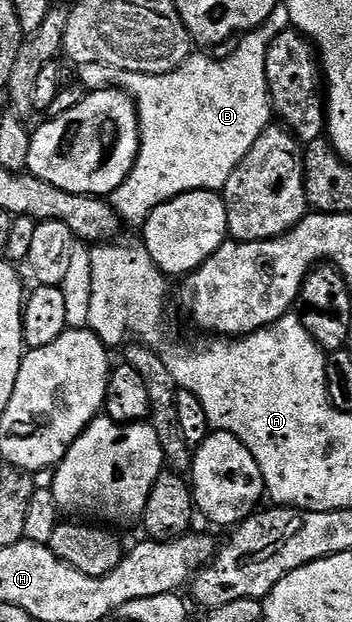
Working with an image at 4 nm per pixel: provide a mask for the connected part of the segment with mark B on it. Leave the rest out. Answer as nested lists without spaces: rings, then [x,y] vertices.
[[[263,31],[242,34],[239,46],[224,61],[192,56],[179,69],[165,75],[130,73],[124,69],[98,70],[104,86],[118,87],[128,94],[139,111],[139,154],[131,173],[110,194],[109,204],[124,222],[146,222],[158,205],[180,197],[182,193],[219,191],[245,155],[264,136],[267,120],[273,117],[273,105],[267,87],[267,49],[269,38]]]

